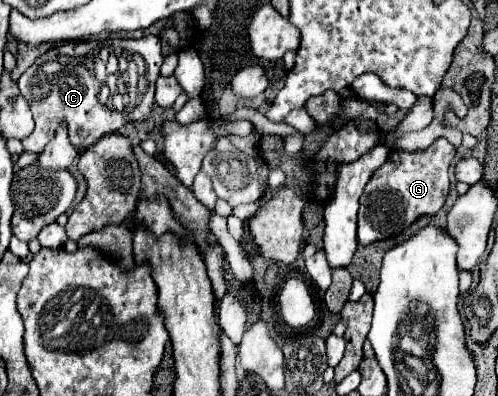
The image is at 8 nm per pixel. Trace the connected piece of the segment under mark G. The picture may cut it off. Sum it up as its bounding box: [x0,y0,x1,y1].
[358,138,454,246]

